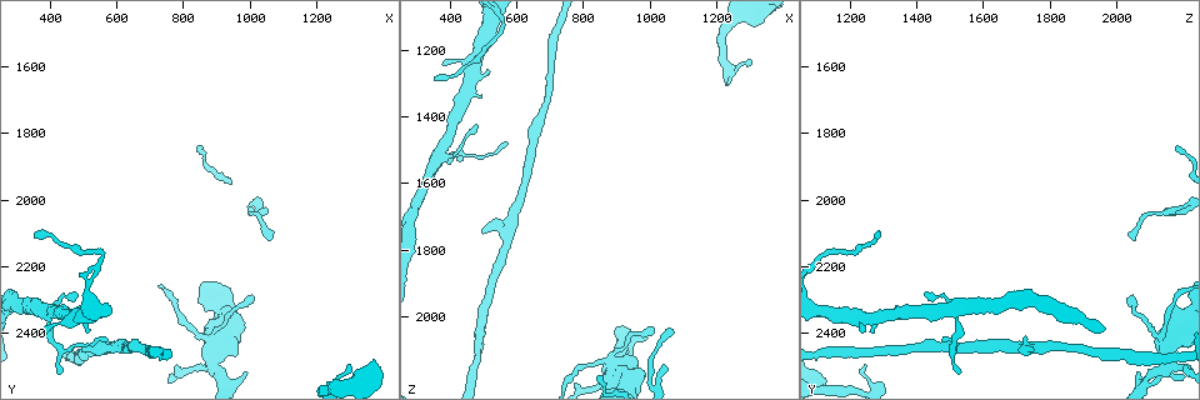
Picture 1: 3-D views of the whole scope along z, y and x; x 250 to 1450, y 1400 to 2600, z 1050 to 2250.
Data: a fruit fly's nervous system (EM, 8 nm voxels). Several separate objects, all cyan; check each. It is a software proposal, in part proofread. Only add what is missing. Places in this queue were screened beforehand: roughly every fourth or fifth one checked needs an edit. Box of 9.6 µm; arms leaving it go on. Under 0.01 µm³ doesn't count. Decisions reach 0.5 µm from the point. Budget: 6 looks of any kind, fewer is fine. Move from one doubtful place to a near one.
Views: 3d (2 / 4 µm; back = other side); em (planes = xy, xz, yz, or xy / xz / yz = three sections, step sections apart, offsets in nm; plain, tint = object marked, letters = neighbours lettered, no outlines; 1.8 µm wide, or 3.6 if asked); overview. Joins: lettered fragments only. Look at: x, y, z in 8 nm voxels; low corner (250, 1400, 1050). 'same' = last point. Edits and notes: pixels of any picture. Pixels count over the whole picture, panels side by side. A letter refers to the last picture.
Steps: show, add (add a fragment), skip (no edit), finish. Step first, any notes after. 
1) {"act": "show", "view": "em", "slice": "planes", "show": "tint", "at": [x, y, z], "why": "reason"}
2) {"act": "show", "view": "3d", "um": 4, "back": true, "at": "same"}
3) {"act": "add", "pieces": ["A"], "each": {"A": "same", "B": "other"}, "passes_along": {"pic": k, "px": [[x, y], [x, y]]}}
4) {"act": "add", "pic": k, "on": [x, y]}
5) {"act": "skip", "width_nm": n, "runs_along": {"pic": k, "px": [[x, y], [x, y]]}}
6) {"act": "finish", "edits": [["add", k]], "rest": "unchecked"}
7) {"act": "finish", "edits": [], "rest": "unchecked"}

{"act": "show", "view": "em", "slice": "planes", "show": "letters", "at": [1040, 2030, 2140], "why": "branch stops here"}

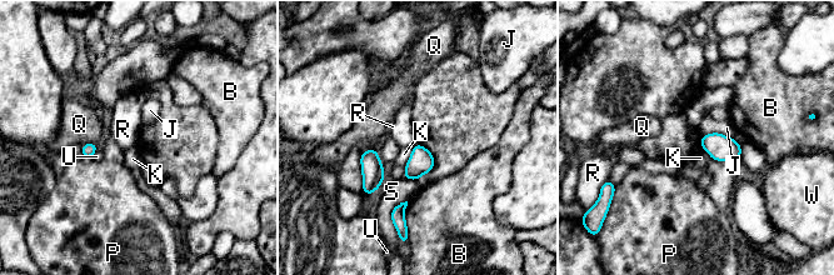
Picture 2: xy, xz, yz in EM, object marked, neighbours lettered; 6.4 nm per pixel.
{"act": "skip", "width_nm": 160, "each": {"B": "other", "J": "other", "K": "other", "P": "other", "Q": "other", "R": "other", "S": "other", "U": "other", "W": "other"}, "border": {"pic": 2, "px": [[418, 143], [411, 148]]}, "found": "none of them fits"}

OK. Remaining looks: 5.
{"act": "show", "view": "3d", "um": 4, "at": [890, 2420, 2150], "why": "abrupt turn"}

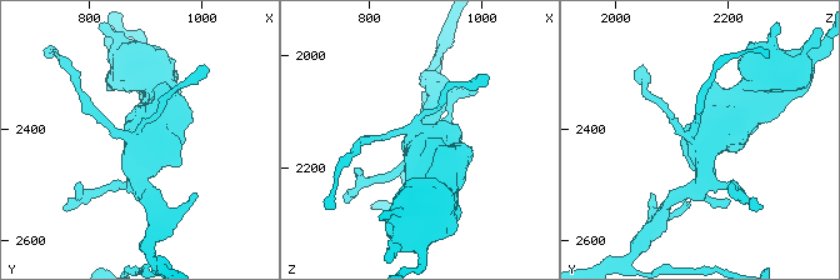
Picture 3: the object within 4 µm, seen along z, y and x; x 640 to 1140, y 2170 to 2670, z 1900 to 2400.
{"act": "show", "view": "em", "slice": "yz", "step": 16, "show": "letters", "at": [890, 2420, 2150]}

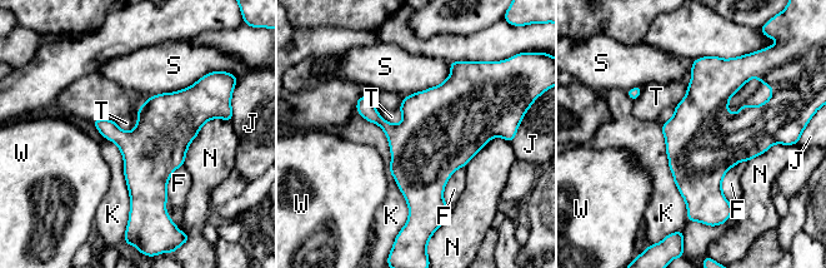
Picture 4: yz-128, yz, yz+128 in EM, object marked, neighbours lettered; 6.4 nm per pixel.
{"act": "skip", "longest_contact_nm": ["K", 800], "each": {"F": "other", "J": "other", "K": "other", "N": "other", "S": "other", "T": "other", "W": "other"}, "border": {"pic": 4, "px": [[373, 102], [386, 120], [403, 120]]}, "found": "none of them fits"}

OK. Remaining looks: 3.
{"act": "show", "view": "3d", "um": 2, "at": [360, 2320, 1510], "why": "three-way junction"}

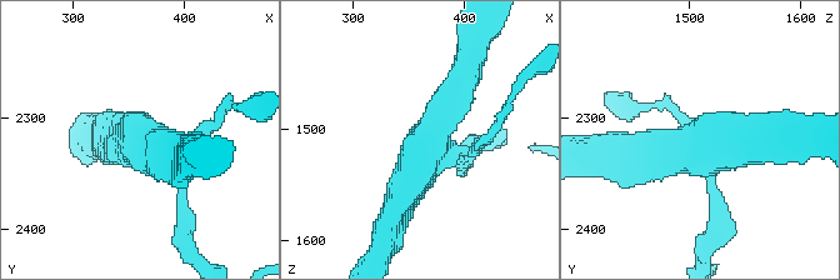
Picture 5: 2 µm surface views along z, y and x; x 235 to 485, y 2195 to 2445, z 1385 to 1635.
{"act": "show", "view": "em", "slice": "planes", "show": "letters", "at": [366, 2326, 1520], "why": "need the tissue"}

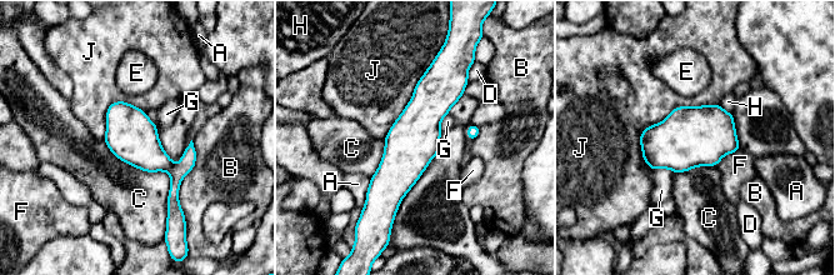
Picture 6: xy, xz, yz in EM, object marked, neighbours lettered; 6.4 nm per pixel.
{"act": "skip", "width_nm": 320, "each": {"A": "other", "B": "other", "C": "other", "D": "other", "E": "other", "F": "other", "G": "other", "H": "other", "J": "other"}, "found": "none of them fits"}

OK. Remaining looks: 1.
{"act": "finish", "edits": [], "rest": "unchecked"}

